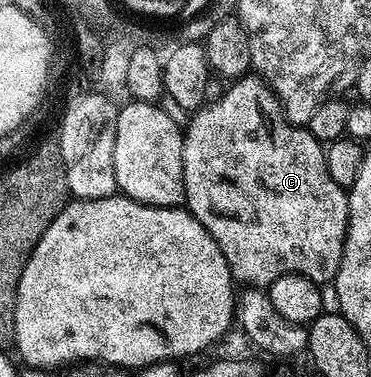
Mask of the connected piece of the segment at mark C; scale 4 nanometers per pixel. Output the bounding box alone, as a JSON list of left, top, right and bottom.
[183,75,348,287]

